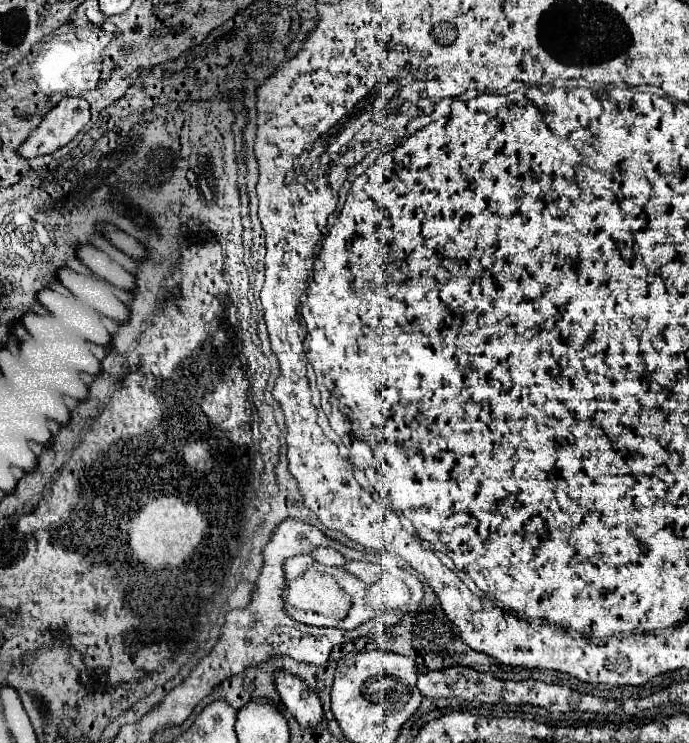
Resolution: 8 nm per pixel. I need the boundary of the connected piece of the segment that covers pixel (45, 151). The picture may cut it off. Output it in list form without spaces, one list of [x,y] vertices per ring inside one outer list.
[[[64,99],[50,113],[46,113],[44,121],[20,145],[18,153],[22,157],[50,155],[56,149],[70,143],[88,121],[90,121],[90,105],[84,99]]]

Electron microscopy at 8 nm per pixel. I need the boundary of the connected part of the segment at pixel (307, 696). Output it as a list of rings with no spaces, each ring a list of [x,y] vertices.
[[[280,673],[276,675],[276,689],[300,727],[318,727],[322,723],[322,703],[300,679],[290,673]]]

